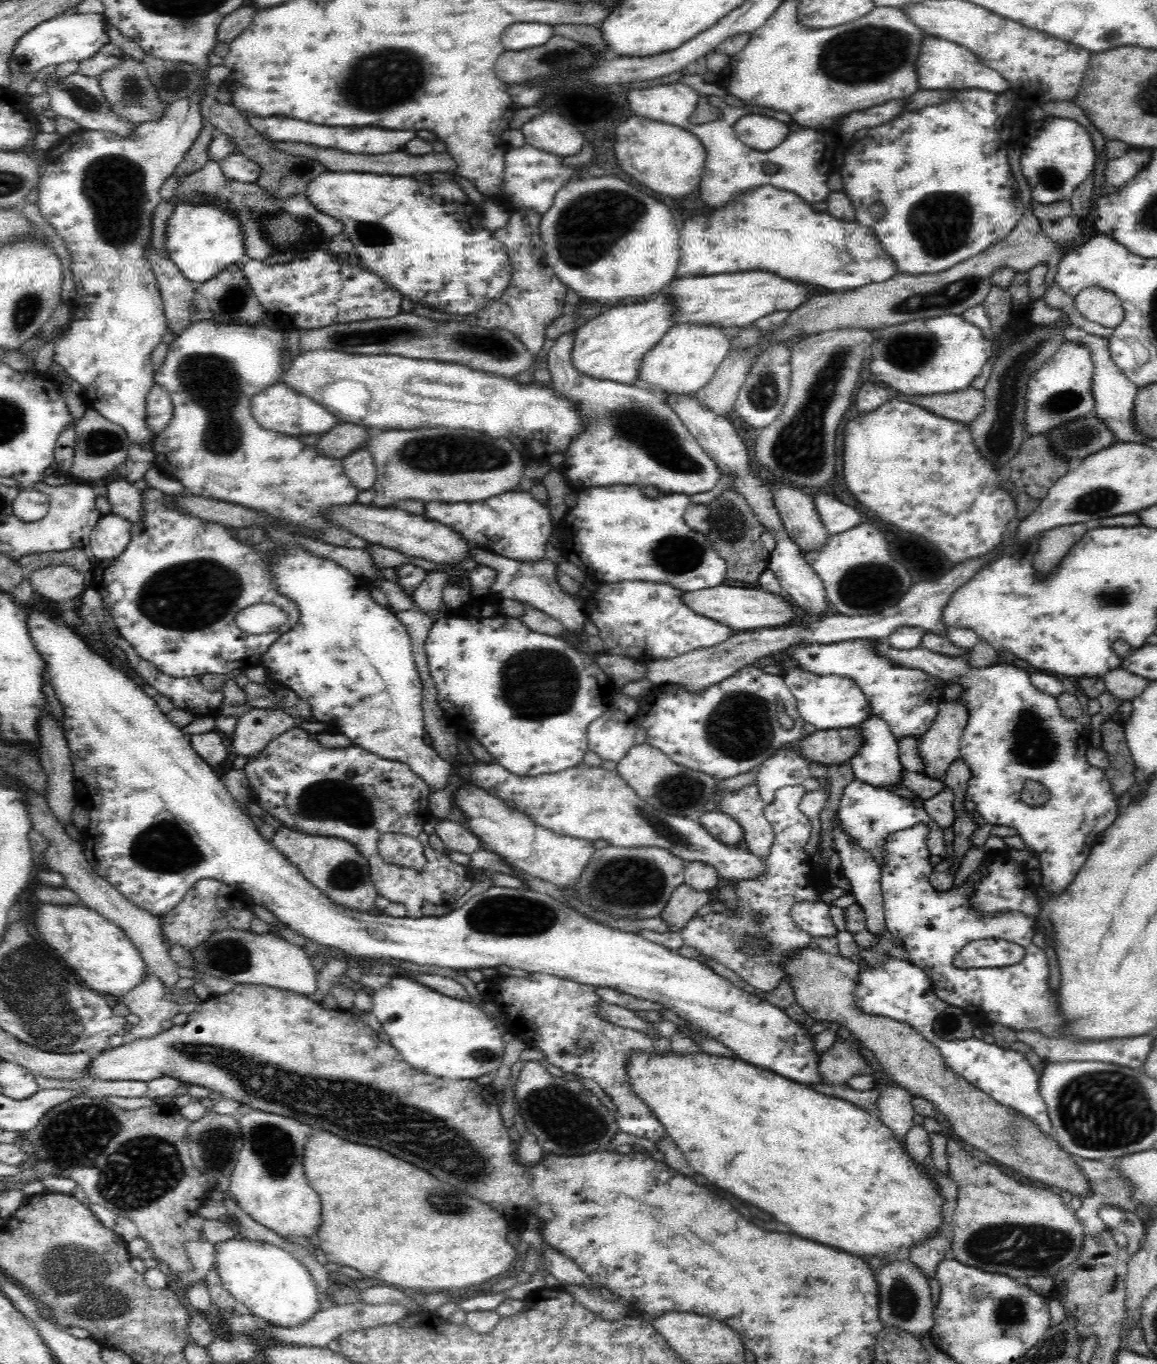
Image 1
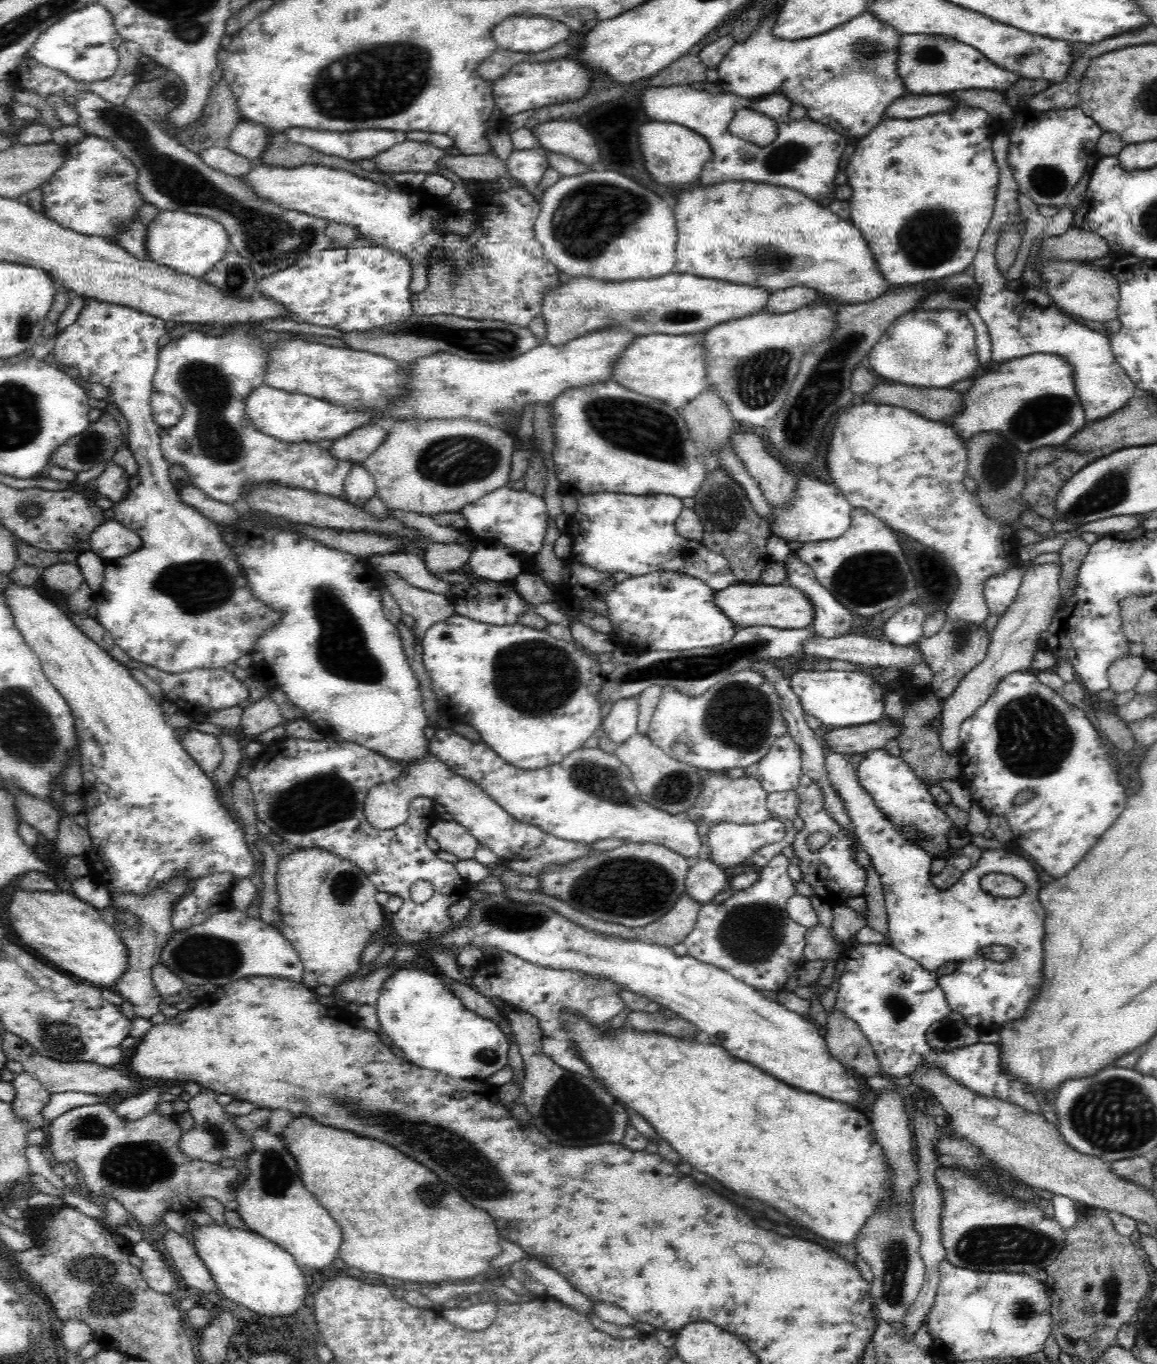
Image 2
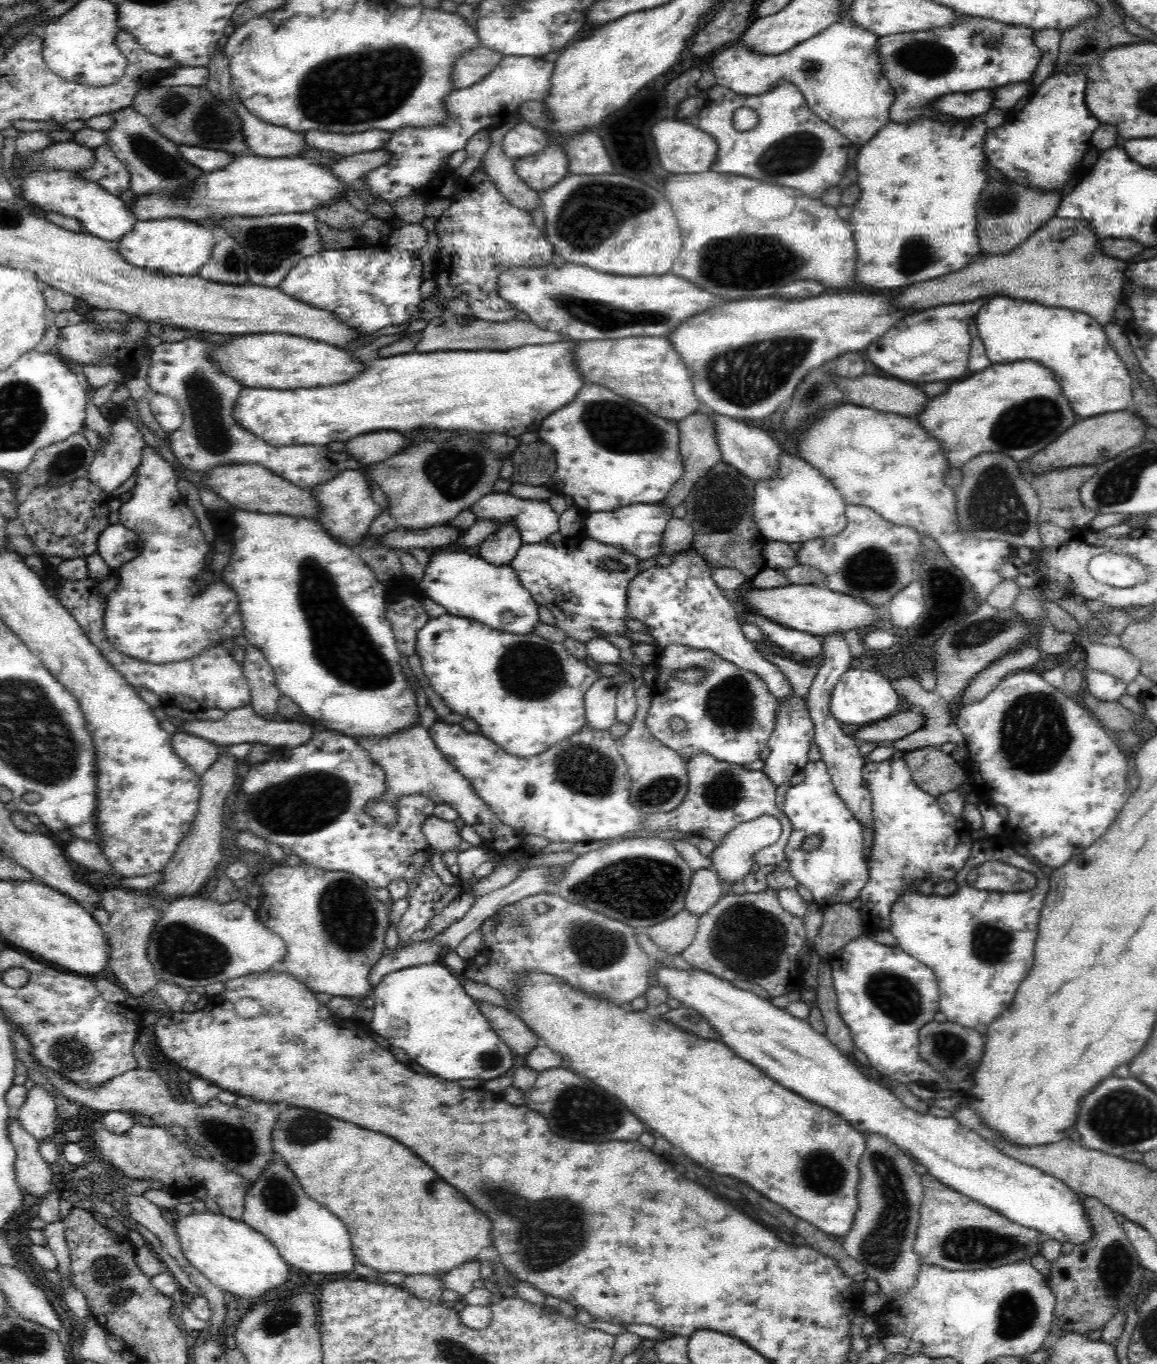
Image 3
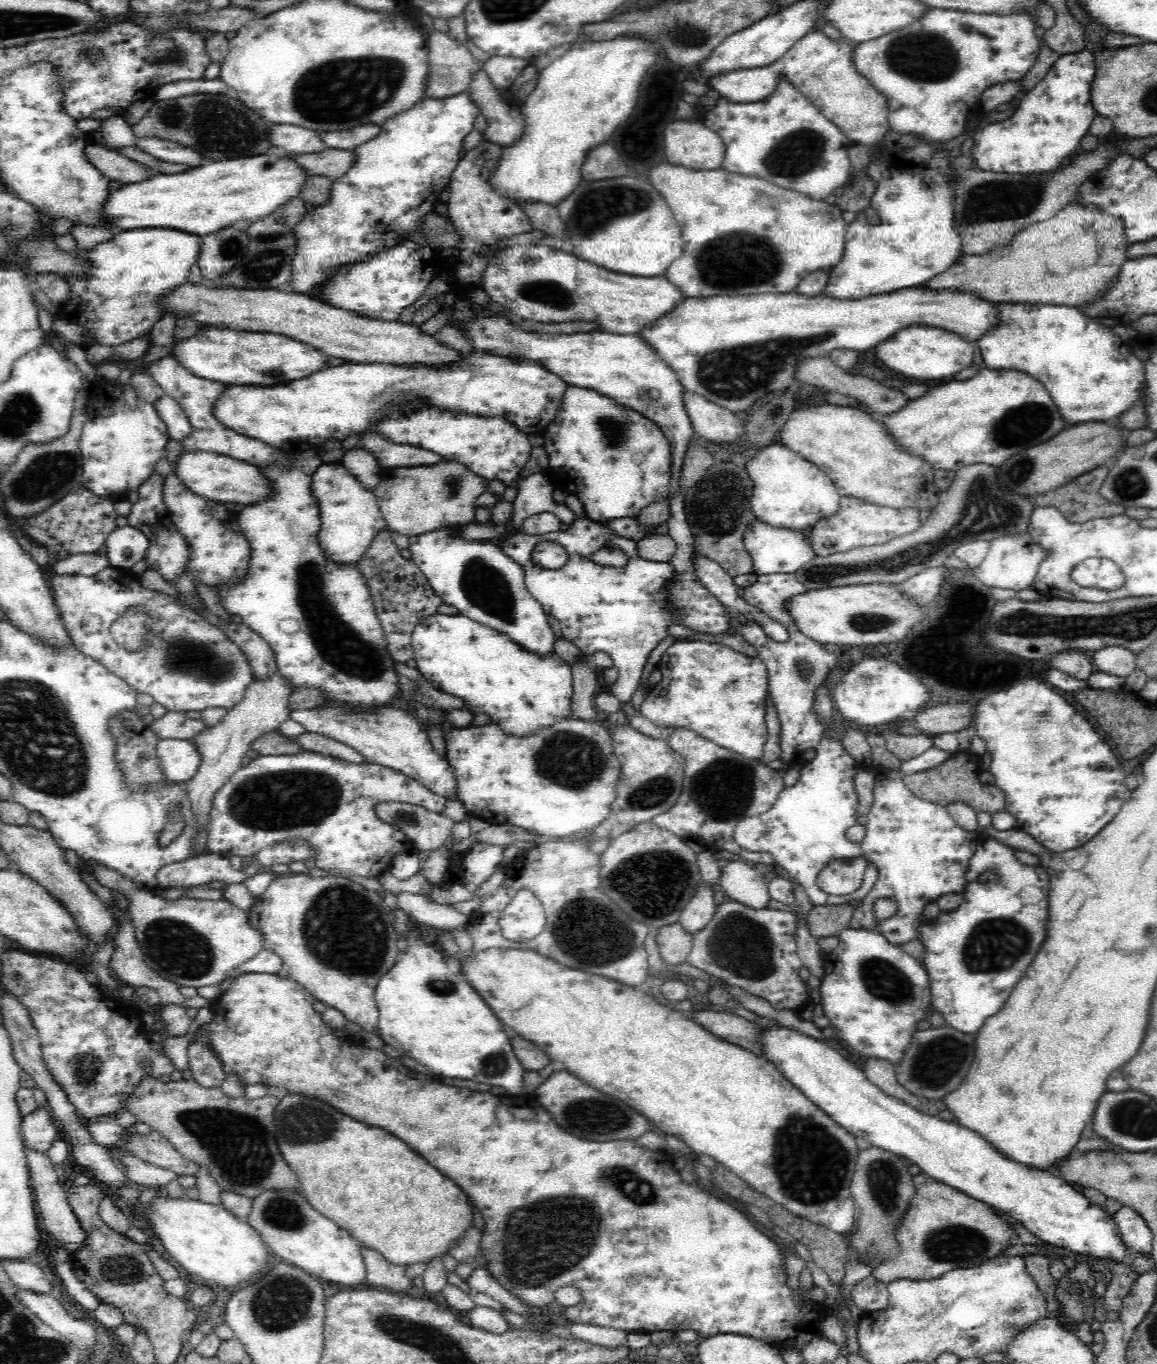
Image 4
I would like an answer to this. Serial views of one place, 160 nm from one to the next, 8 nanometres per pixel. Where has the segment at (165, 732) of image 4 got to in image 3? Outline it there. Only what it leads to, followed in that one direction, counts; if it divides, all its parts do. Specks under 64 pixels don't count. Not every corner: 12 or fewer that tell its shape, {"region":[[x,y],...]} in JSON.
{"region":[[250,705],[218,721],[186,721],[214,744],[262,743],[280,751],[308,742],[315,726],[273,722]]}

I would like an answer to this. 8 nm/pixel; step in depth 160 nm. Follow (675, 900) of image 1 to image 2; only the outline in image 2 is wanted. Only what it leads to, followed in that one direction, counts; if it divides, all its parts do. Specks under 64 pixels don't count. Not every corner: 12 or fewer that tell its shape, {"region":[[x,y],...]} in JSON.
{"region":[[682,892],[676,904],[639,932],[672,948],[692,932],[702,902]]}

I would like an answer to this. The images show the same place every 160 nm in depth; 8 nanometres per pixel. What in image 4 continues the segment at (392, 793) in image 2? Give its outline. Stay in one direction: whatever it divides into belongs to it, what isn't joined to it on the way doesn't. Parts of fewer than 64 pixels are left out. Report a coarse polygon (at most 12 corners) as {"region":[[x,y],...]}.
{"region":[[346,705],[293,709],[308,732],[354,748],[446,800],[453,768],[415,716]]}

